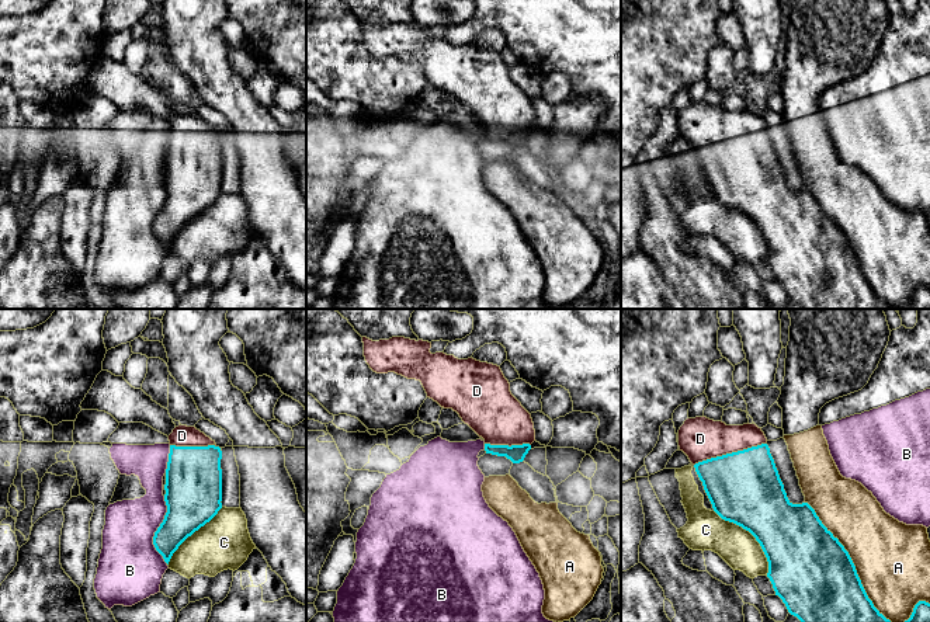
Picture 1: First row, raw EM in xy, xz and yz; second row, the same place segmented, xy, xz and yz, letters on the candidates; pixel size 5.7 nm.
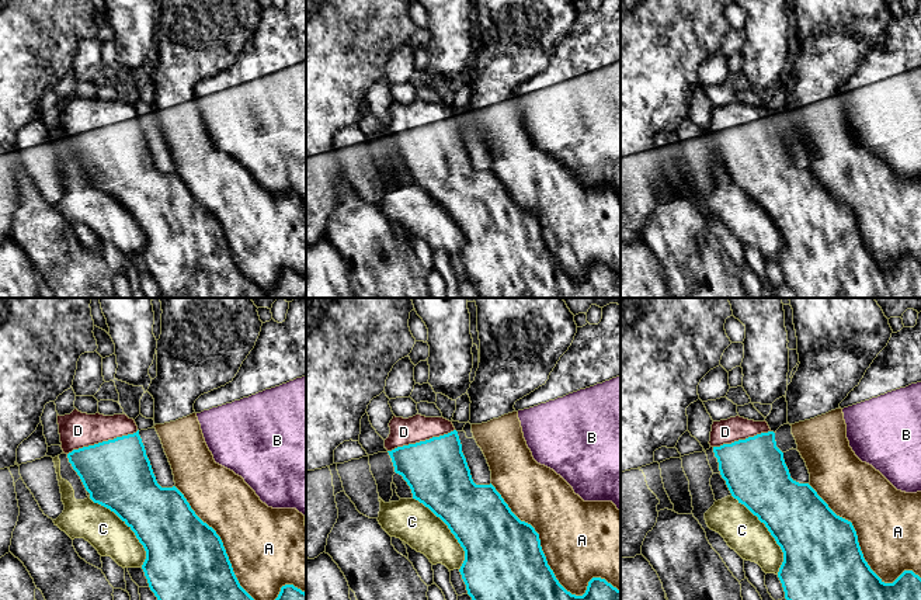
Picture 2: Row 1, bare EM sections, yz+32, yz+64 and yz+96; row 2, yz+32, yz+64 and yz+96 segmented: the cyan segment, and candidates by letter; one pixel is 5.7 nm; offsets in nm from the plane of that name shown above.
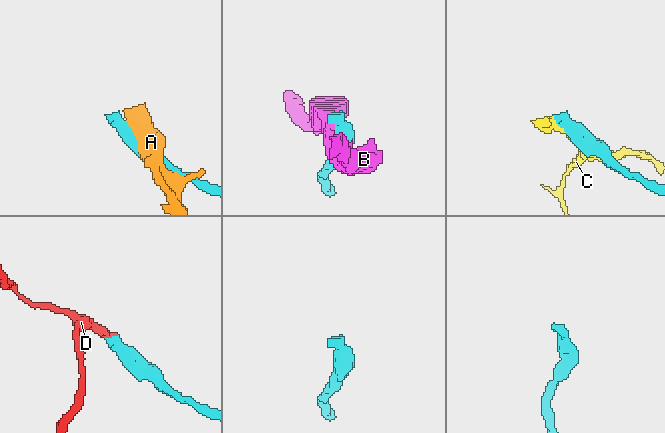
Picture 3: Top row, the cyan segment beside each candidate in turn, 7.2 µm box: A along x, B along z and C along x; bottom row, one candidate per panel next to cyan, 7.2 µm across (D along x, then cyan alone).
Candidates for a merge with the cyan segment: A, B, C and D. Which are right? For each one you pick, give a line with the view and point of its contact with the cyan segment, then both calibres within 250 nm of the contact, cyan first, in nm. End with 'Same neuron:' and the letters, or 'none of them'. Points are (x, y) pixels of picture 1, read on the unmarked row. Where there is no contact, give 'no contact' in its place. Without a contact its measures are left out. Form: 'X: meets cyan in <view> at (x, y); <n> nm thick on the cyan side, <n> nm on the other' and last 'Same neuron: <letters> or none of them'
D: meets cyan in yz at (729, 139); 420 nm thick on the cyan side, 240 nm on the other
Same neuron: D

